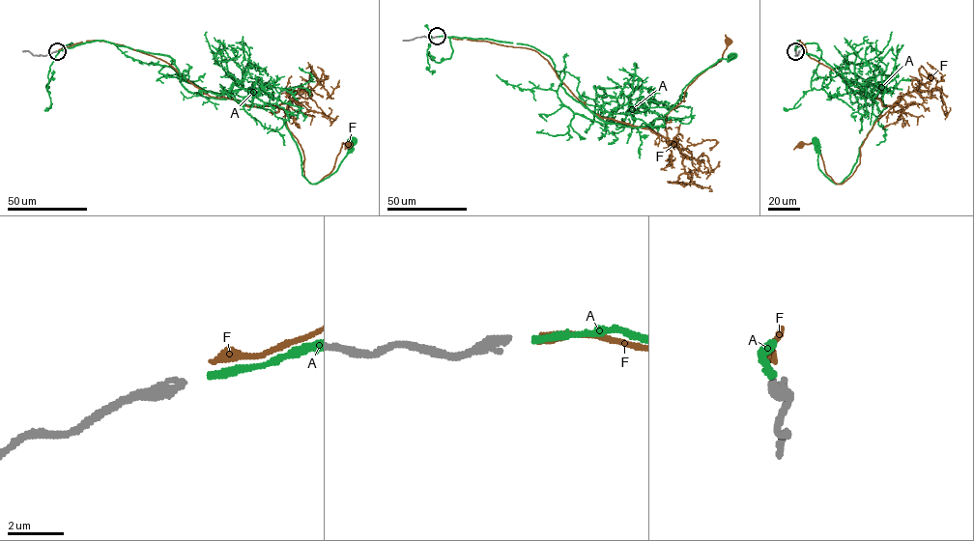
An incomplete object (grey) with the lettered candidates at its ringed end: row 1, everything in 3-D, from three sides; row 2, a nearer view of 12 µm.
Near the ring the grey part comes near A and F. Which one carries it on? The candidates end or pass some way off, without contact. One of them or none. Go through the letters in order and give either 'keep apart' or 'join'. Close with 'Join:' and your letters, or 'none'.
A: join
F: keep apart
Join: A

